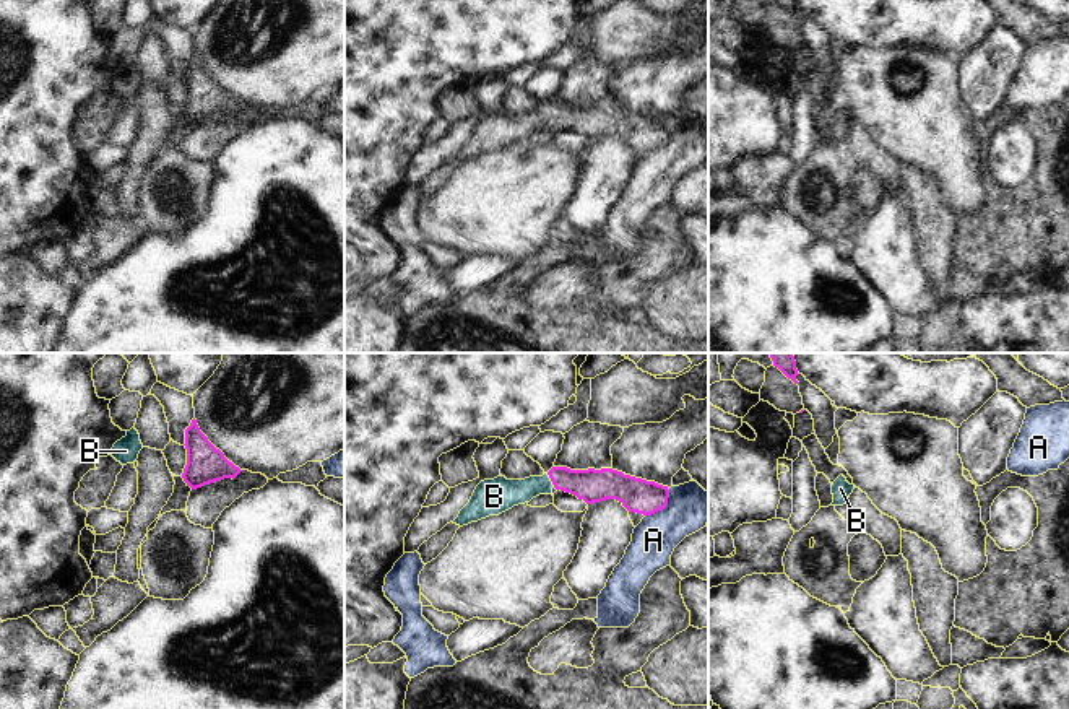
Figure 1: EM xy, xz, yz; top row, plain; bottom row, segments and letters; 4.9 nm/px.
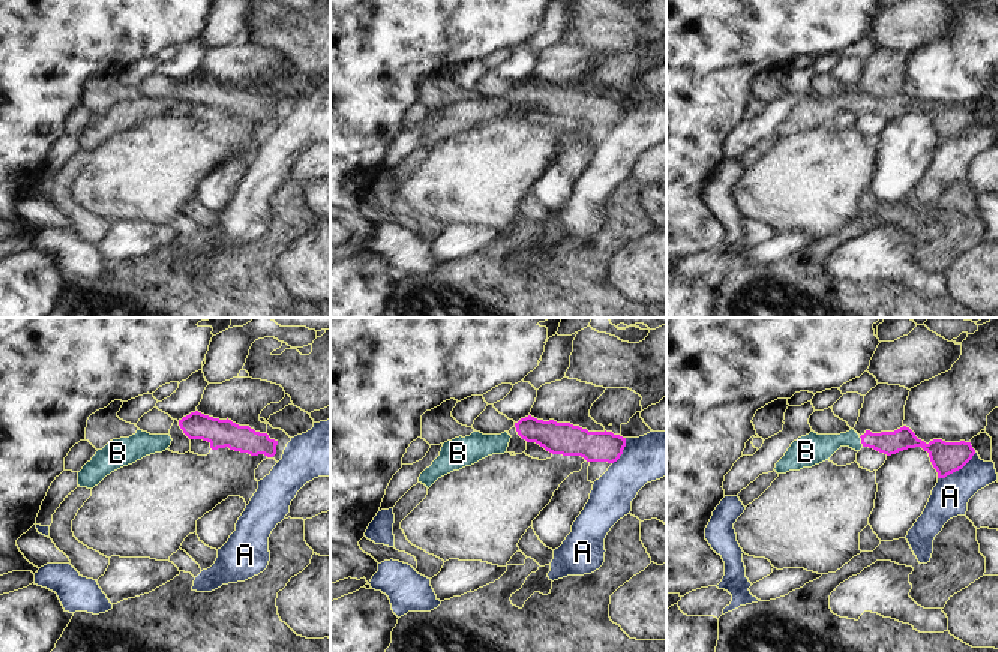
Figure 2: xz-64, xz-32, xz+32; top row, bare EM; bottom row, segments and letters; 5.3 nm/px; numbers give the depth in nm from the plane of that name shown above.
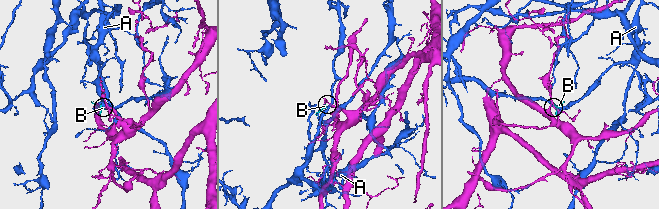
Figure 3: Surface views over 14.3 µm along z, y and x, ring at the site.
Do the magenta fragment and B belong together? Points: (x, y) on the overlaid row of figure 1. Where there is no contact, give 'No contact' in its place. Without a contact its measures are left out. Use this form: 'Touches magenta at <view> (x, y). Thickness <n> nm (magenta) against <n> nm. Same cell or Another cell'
Touches magenta at xz (551, 480). Thickness 160 nm (magenta) against 150 nm. Same cell.

